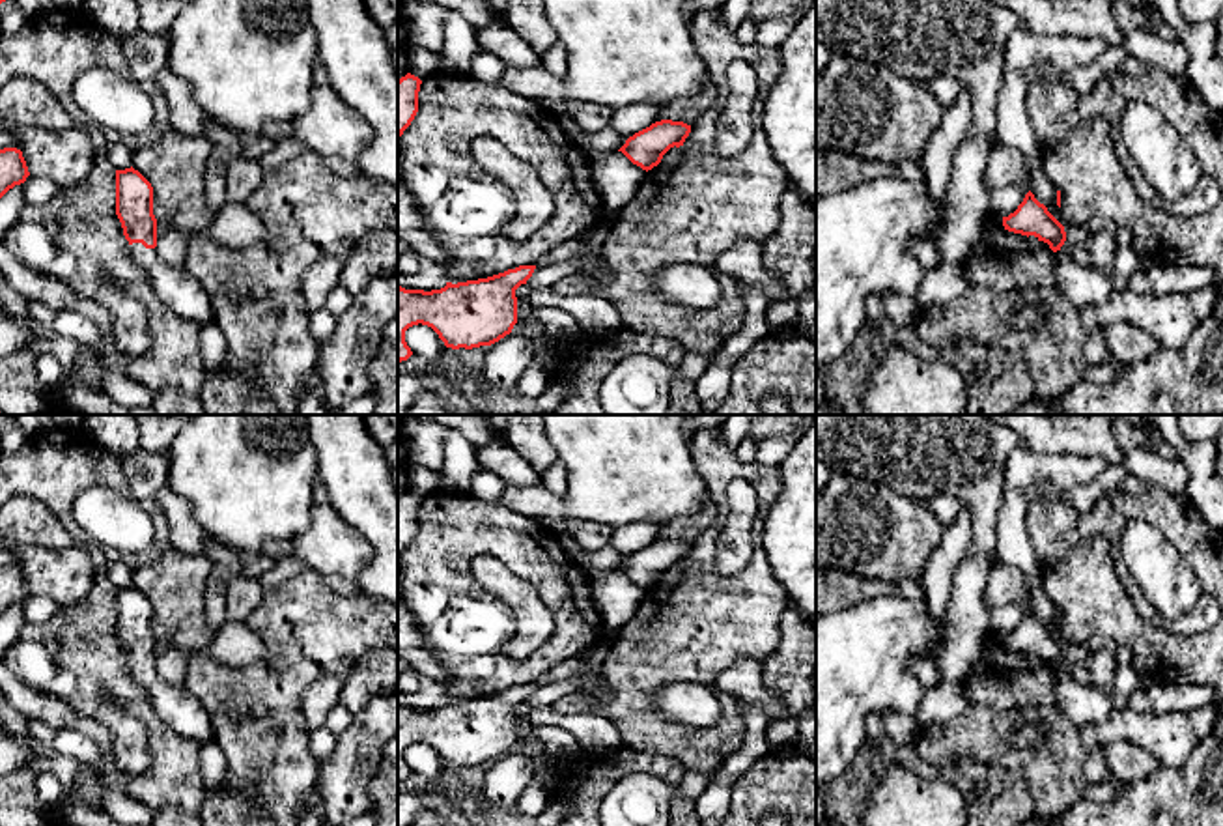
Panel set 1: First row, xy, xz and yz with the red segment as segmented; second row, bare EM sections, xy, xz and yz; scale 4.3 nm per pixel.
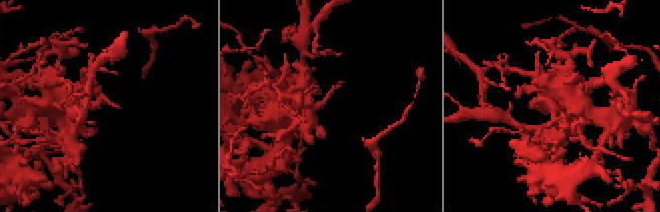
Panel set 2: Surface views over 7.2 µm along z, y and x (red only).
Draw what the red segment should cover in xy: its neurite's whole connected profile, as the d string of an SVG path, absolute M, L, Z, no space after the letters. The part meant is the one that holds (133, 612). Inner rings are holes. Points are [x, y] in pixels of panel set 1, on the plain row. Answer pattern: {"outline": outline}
{"outline": "M133 585L116 589L116 634L129 660L129 669L134 680L148 691L148 703L157 718L198 744L213 740L213 729L204 705L185 686L172 686L157 675L153 605Z"}

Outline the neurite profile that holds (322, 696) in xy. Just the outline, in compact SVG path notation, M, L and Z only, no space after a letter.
M325 676L316 680L304 693L304 714L310 729L325 725L329 712L340 703L340 690L344 680Z

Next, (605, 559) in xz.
M611 544L597 549L573 549L568 553L571 561L586 572L588 577L618 570L626 563L626 555L622 555L618 549L614 549Z

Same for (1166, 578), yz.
M1128 520L1120 553L1161 622L1174 620L1202 600L1204 589L1189 563L1150 523Z

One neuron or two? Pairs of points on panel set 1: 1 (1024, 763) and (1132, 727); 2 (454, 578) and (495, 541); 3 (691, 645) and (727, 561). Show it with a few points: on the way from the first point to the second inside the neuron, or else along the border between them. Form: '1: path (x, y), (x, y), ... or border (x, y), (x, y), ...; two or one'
1: path (1050, 763), (1072, 744), (1106, 731); one
2: path (454, 565), (482, 541); one
3: border (747, 567), (727, 580), (714, 578); two

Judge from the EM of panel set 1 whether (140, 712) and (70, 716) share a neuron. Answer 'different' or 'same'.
same

